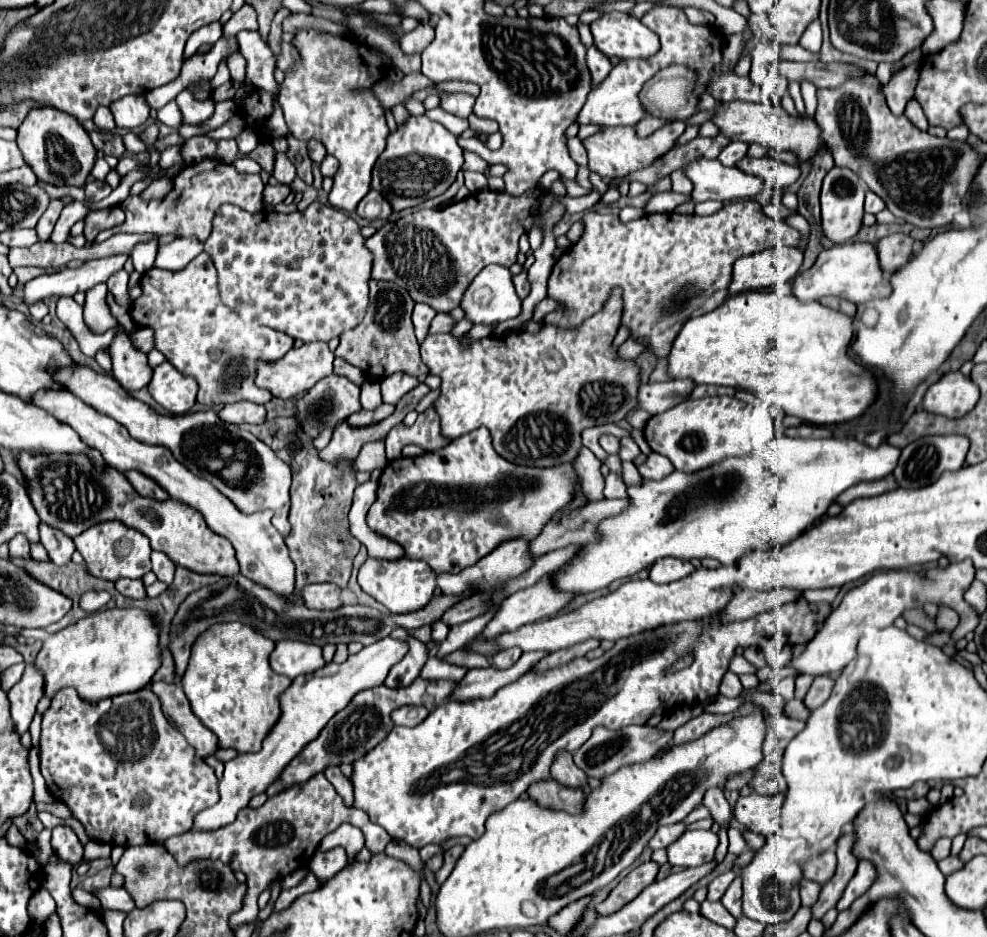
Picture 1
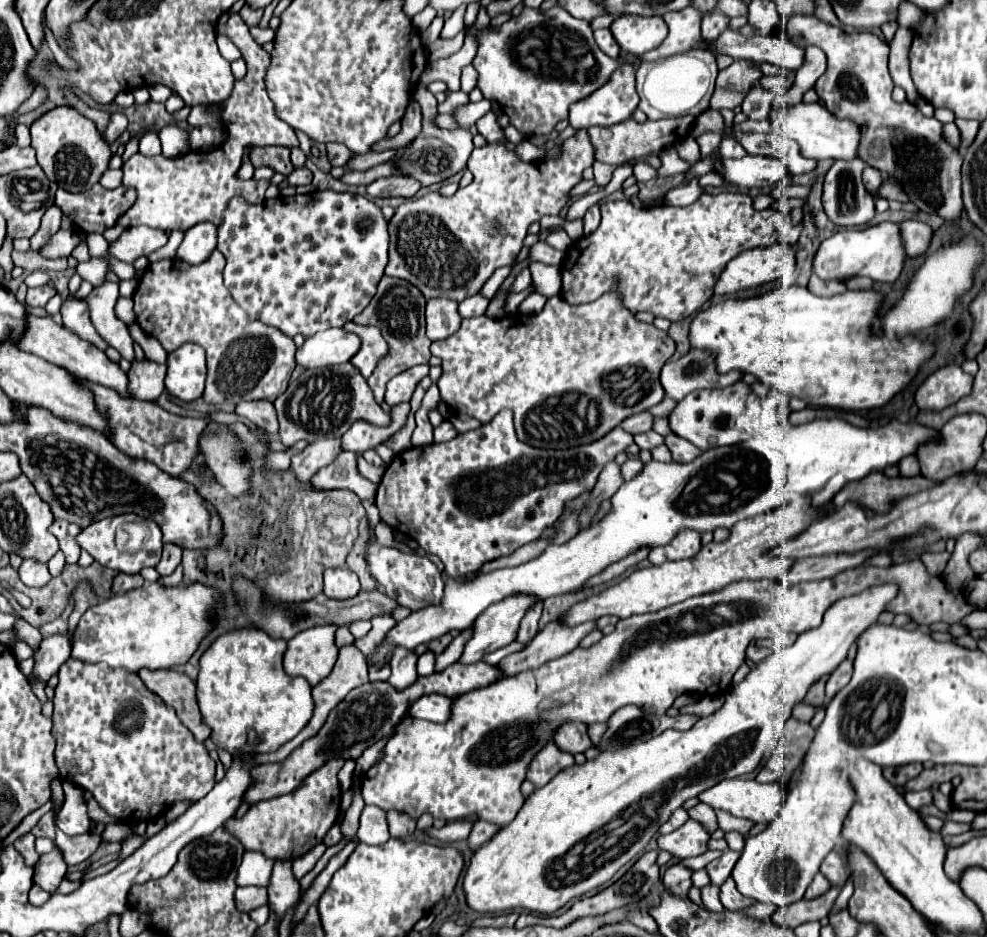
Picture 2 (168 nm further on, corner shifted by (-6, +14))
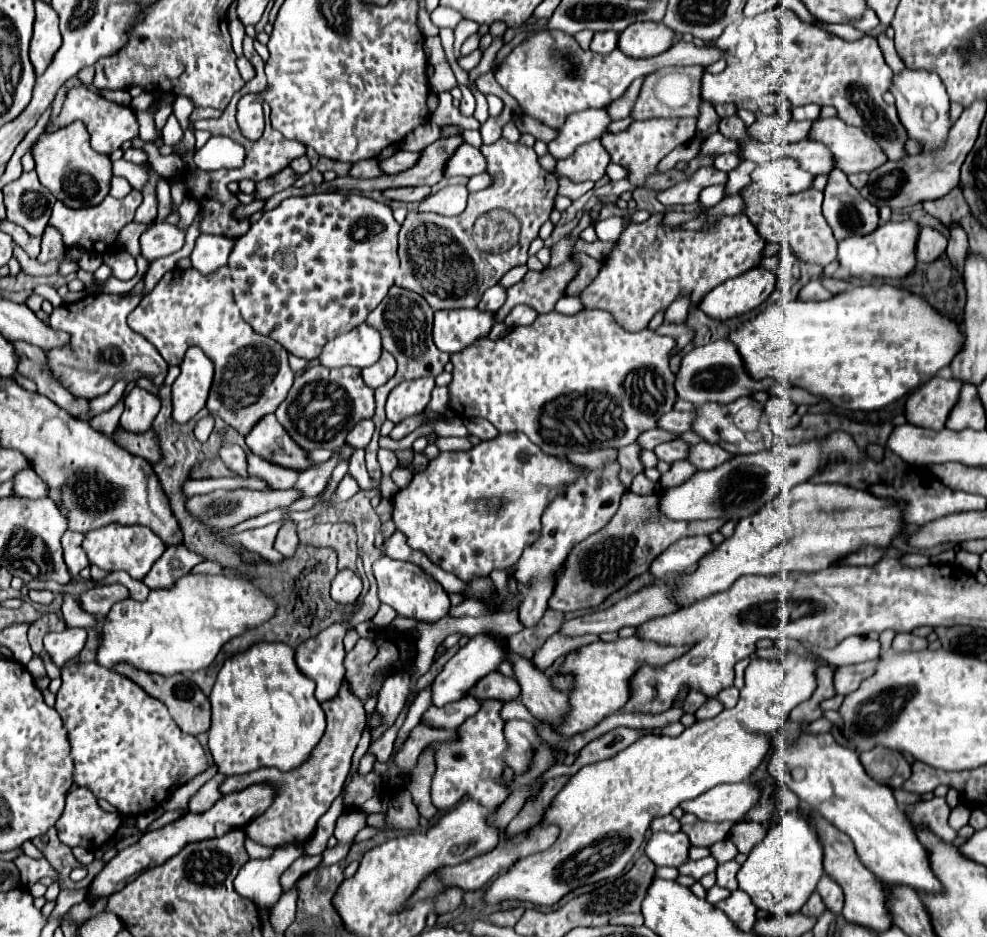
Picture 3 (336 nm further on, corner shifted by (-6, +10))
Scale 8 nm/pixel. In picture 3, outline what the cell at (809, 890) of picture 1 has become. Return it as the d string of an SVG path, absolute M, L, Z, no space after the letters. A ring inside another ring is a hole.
M812 893L810 899L804 903L804 907L802 907L800 911L802 911L804 915L808 915L808 917L820 917L820 915L826 911L826 907L824 907L822 899L818 897L818 893Z

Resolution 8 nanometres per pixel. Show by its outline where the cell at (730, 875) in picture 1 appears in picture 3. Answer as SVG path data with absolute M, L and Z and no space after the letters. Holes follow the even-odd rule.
M728 861L728 863L718 865L718 869L716 869L718 885L724 887L724 889L736 891L736 889L738 889L738 883L736 883L736 873L738 873L738 869L740 869L740 865L738 865L736 861Z

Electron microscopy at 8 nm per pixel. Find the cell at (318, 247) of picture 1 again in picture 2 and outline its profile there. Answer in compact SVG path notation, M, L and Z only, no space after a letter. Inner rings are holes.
M318 191L318 193L308 193L308 195L292 195L292 197L276 197L262 201L258 205L248 205L248 201L242 201L242 197L232 197L222 211L222 221L218 225L218 251L226 257L226 267L224 267L224 285L228 287L232 299L250 315L256 317L258 321L272 325L280 331L284 331L288 337L294 337L296 333L308 337L318 331L330 329L330 327L342 327L346 321L352 321L374 297L378 281L384 275L384 267L388 263L388 221L382 217L380 209L366 197L354 195L354 193L336 193L336 191Z

